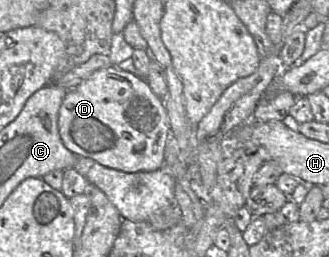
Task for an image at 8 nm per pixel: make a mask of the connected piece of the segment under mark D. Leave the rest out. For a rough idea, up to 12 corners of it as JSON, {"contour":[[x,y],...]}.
{"contour":[[111,64],[67,90],[77,156],[126,173],[164,165],[170,126],[145,79]]}

